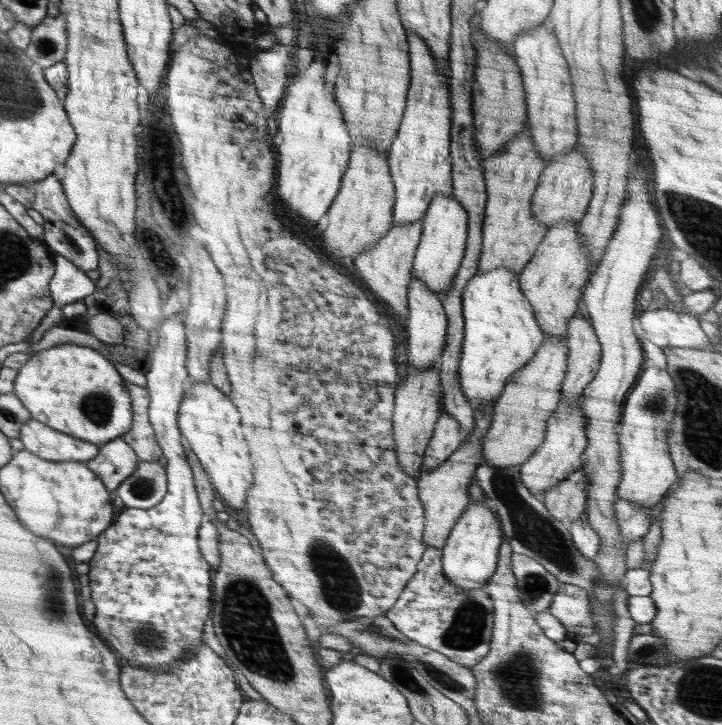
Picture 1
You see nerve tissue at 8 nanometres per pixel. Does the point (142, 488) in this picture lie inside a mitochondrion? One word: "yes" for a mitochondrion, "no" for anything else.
yes

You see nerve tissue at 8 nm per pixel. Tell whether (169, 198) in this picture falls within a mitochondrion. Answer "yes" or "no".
yes

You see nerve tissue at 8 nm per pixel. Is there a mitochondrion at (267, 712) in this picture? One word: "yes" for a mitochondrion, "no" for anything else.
no

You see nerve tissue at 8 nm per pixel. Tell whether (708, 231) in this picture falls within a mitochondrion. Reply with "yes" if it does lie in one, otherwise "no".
yes

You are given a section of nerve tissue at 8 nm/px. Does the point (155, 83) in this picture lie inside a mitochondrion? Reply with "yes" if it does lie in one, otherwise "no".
no

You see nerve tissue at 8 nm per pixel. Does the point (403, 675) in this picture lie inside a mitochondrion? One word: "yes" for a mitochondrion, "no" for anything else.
yes

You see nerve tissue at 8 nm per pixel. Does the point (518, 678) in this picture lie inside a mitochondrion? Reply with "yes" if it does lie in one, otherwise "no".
yes

